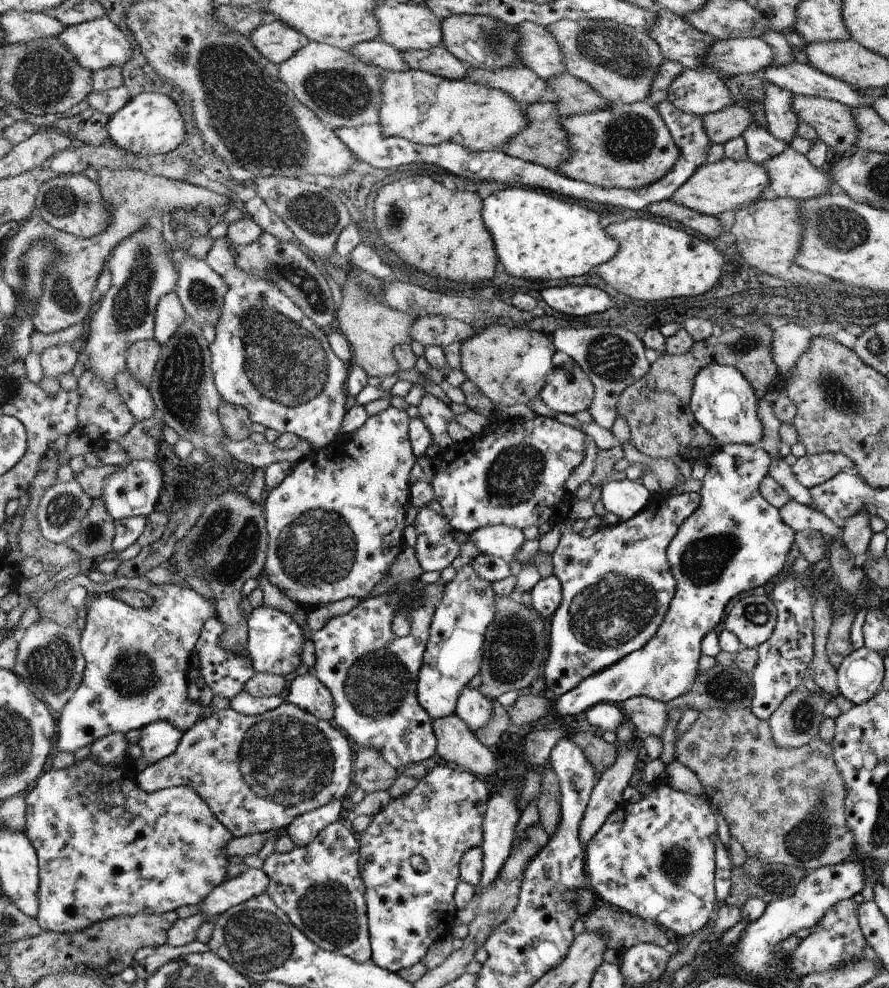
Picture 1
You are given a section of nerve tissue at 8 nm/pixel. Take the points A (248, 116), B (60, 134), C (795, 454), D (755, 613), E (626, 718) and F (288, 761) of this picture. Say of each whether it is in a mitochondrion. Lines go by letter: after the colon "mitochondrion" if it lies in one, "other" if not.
A: mitochondrion
B: other
C: other
D: mitochondrion
E: other
F: mitochondrion

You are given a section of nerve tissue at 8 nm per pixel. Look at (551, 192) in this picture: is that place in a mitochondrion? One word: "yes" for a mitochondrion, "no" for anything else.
no

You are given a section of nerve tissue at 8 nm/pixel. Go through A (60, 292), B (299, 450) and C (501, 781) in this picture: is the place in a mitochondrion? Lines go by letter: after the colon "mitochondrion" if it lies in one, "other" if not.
A: mitochondrion
B: other
C: other

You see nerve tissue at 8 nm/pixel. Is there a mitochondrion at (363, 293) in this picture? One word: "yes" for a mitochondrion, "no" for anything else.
yes

